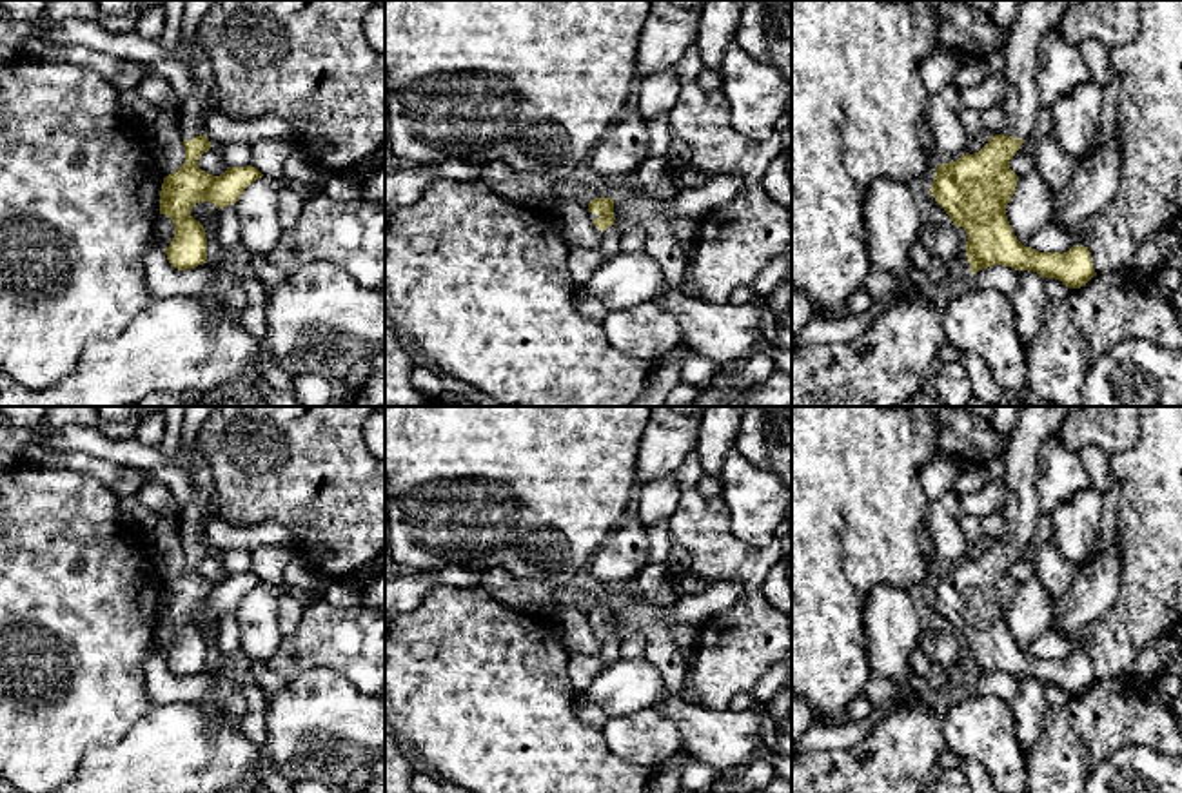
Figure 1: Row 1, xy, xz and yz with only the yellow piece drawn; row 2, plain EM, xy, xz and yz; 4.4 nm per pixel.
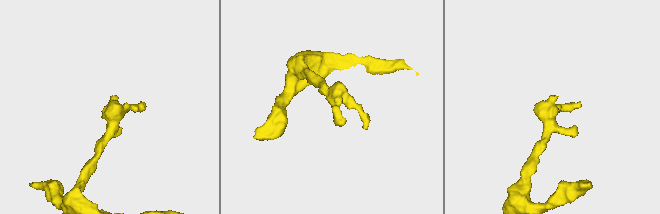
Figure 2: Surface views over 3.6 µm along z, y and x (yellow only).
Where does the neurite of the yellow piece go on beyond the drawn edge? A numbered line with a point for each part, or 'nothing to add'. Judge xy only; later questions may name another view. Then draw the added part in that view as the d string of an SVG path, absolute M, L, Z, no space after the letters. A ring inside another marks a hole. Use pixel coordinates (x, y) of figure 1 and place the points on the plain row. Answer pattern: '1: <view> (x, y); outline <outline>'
1: xy (196, 512); outline M198 441L191 448L191 466L185 470L194 486L192 501L182 510L182 544L192 546L203 541L203 524L211 519L209 504L214 488L214 477L209 463L205 461Z

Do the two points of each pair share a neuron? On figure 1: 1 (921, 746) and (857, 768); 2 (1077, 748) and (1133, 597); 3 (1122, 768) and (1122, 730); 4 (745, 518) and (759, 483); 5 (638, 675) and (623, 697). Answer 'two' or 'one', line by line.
1: one
2: two
3: two
4: one
5: one

